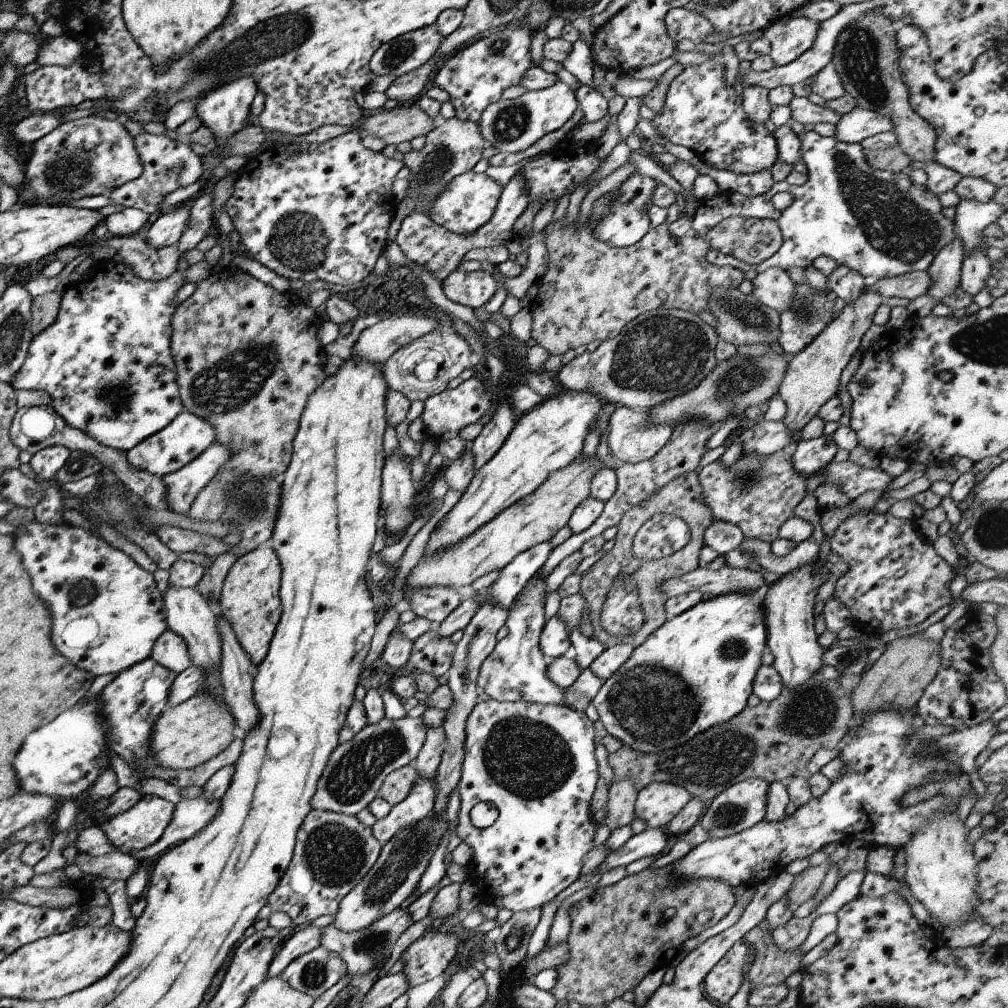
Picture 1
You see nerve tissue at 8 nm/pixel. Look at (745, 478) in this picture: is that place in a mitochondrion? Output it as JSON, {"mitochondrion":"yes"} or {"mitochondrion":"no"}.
{"mitochondrion":"yes"}

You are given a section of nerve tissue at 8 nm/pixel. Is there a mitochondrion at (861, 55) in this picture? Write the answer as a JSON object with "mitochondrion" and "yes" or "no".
{"mitochondrion":"yes"}

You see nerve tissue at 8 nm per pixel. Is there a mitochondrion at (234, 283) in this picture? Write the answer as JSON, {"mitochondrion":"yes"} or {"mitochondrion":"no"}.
{"mitochondrion":"no"}

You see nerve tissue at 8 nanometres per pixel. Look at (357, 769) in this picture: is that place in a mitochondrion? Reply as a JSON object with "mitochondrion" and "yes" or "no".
{"mitochondrion":"yes"}

